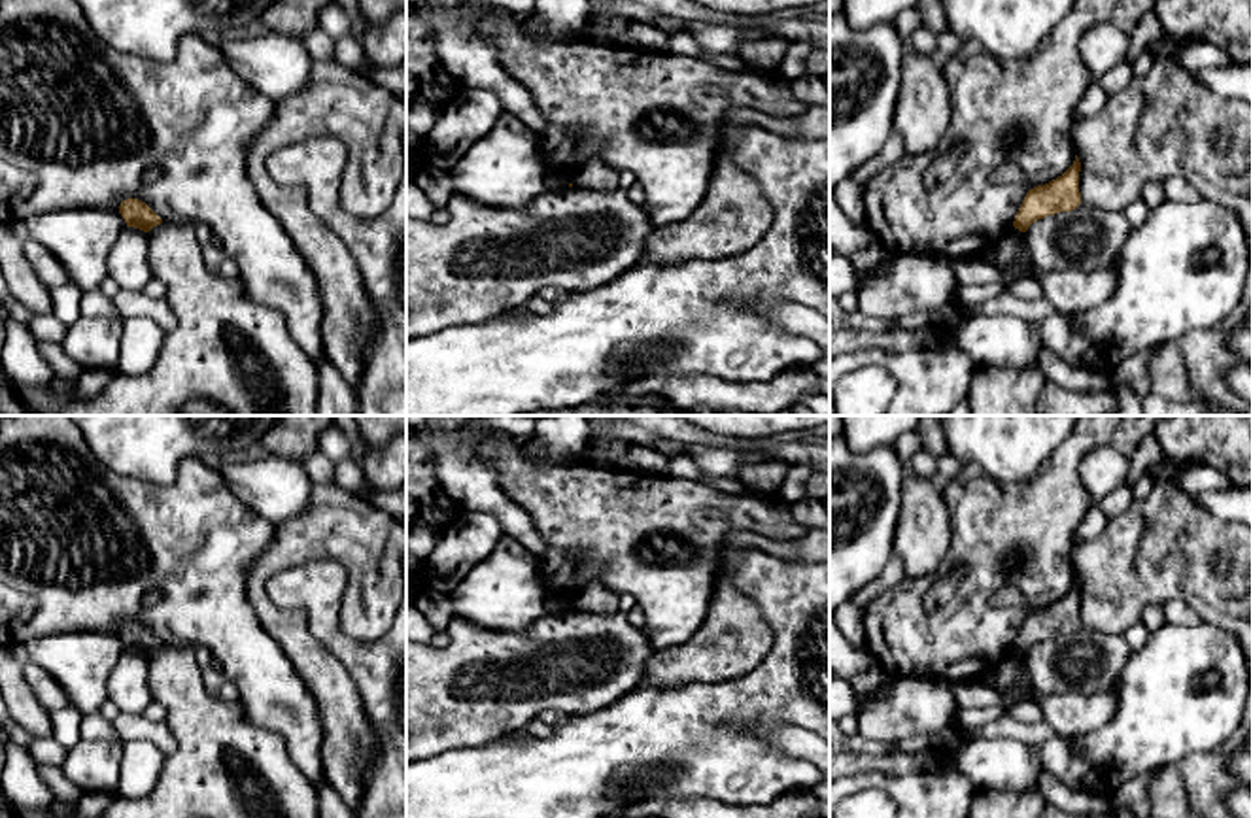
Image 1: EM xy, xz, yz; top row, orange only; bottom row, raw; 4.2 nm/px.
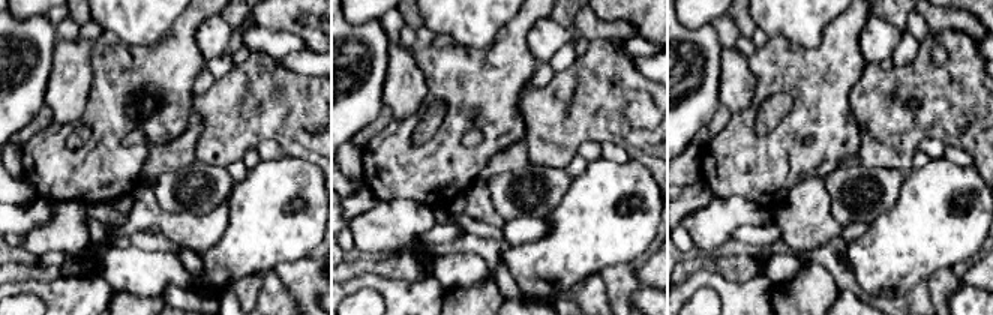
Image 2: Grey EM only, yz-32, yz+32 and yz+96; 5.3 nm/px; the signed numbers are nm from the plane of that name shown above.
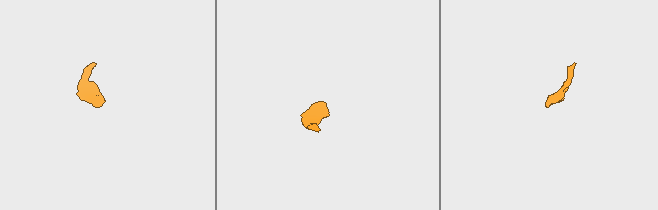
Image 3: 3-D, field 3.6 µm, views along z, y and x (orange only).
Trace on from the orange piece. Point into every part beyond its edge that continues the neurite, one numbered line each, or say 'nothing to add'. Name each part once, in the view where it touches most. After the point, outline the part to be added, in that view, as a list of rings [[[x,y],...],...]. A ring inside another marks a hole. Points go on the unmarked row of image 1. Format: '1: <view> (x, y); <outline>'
nothing to add

